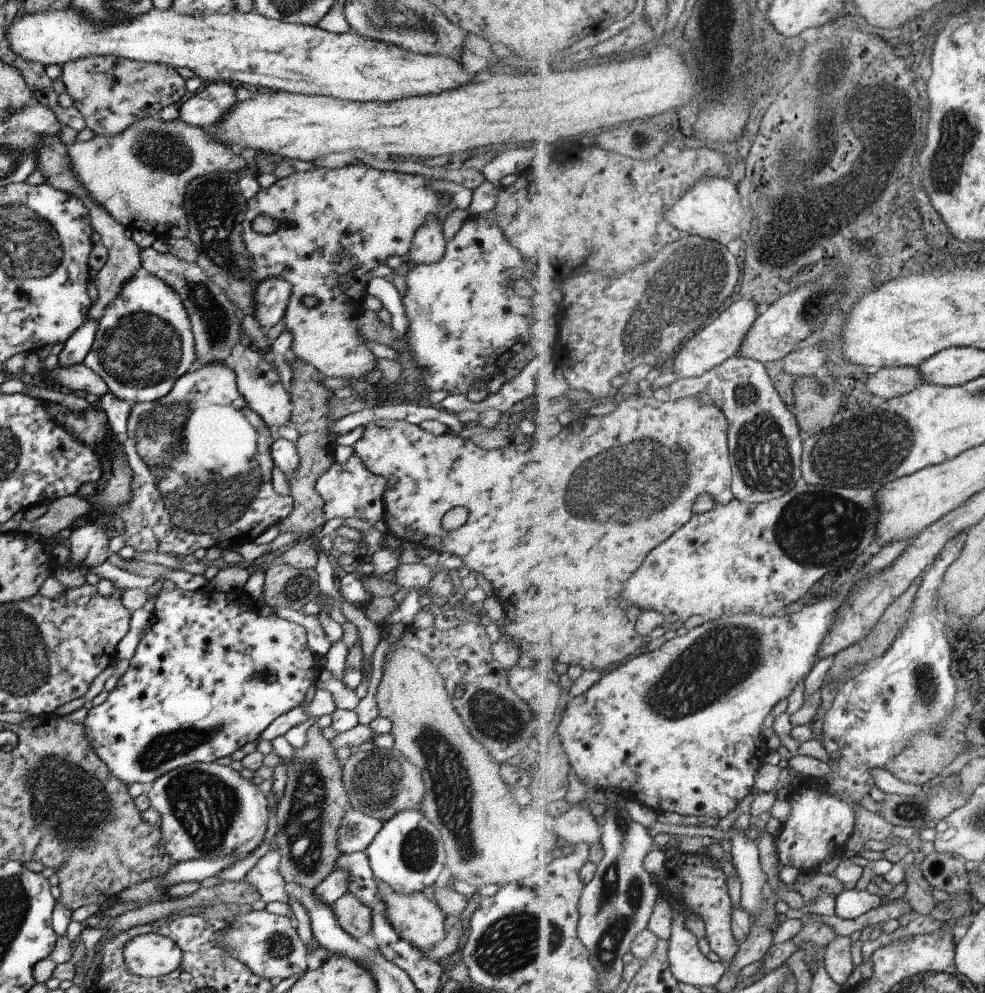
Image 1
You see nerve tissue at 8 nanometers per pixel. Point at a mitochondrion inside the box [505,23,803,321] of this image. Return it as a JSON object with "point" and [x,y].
{"point":[713,61]}

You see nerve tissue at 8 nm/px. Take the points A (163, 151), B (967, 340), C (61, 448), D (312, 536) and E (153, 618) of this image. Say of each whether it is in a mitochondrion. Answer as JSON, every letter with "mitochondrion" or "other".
{"A":"mitochondrion","B":"other","C":"other","D":"other","E":"other"}

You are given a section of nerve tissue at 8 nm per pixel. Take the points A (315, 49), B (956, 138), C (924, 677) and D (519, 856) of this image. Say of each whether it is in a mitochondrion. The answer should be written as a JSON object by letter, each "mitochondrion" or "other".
{"A":"other","B":"mitochondrion","C":"mitochondrion","D":"other"}

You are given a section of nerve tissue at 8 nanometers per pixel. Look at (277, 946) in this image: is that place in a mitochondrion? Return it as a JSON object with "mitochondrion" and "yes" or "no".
{"mitochondrion":"yes"}

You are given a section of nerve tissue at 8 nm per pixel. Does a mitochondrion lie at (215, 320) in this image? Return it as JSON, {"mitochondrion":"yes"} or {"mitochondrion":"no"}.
{"mitochondrion":"yes"}

